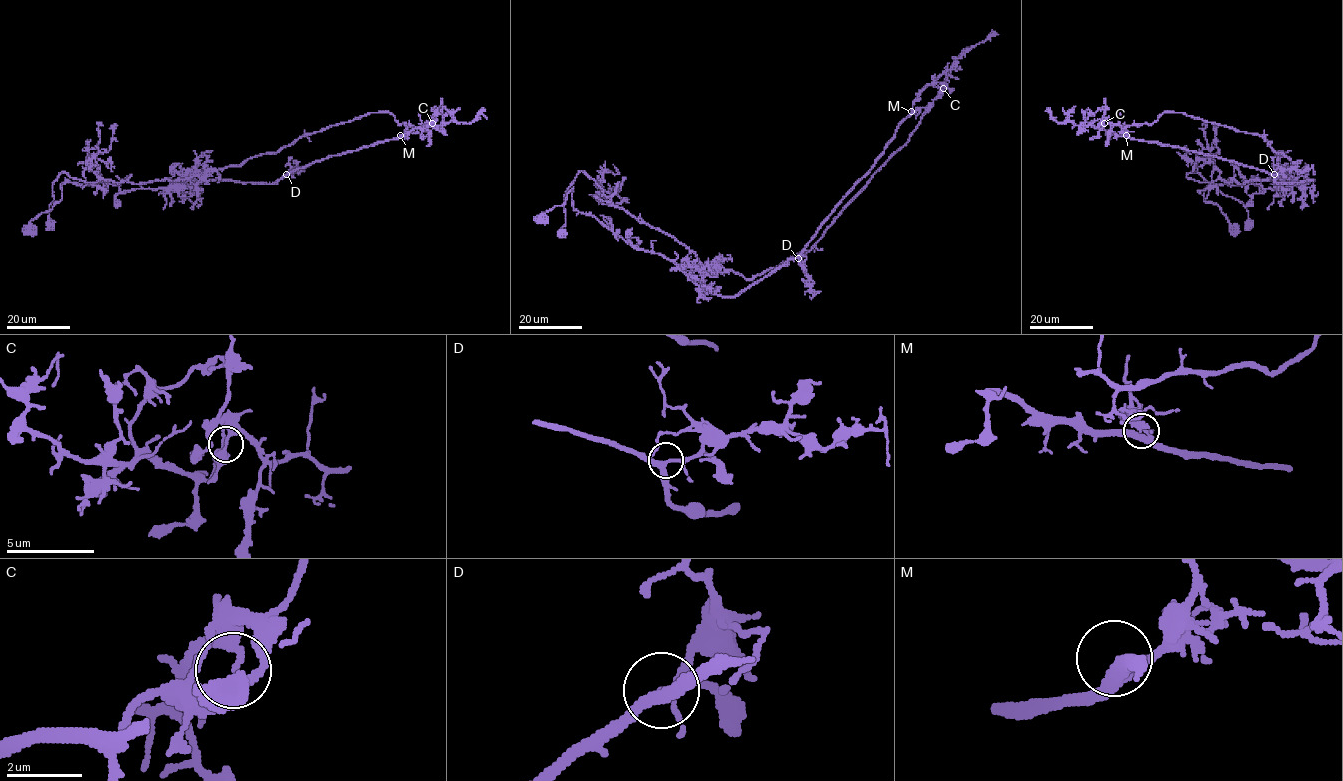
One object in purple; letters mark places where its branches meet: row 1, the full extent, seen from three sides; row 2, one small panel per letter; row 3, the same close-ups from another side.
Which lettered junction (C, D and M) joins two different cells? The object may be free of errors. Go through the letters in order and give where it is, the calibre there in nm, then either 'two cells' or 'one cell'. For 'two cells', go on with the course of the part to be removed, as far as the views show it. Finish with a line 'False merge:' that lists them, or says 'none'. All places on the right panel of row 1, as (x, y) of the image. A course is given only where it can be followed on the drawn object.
C: (1104, 123) | 200 nm | two cells | (1104, 122), (1173, 111), (1267, 140), (1295, 166), (1278, 178), (1186, 175), (1239, 200), (1246, 229)
D: (1274, 174) | 280 nm | one cell
M: (1126, 135) | 300 nm | one cell
False merge: C

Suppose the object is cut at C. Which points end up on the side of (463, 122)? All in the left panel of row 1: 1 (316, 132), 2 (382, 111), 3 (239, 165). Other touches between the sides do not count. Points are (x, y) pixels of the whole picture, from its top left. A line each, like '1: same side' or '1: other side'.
1: other side
2: other side
3: other side

